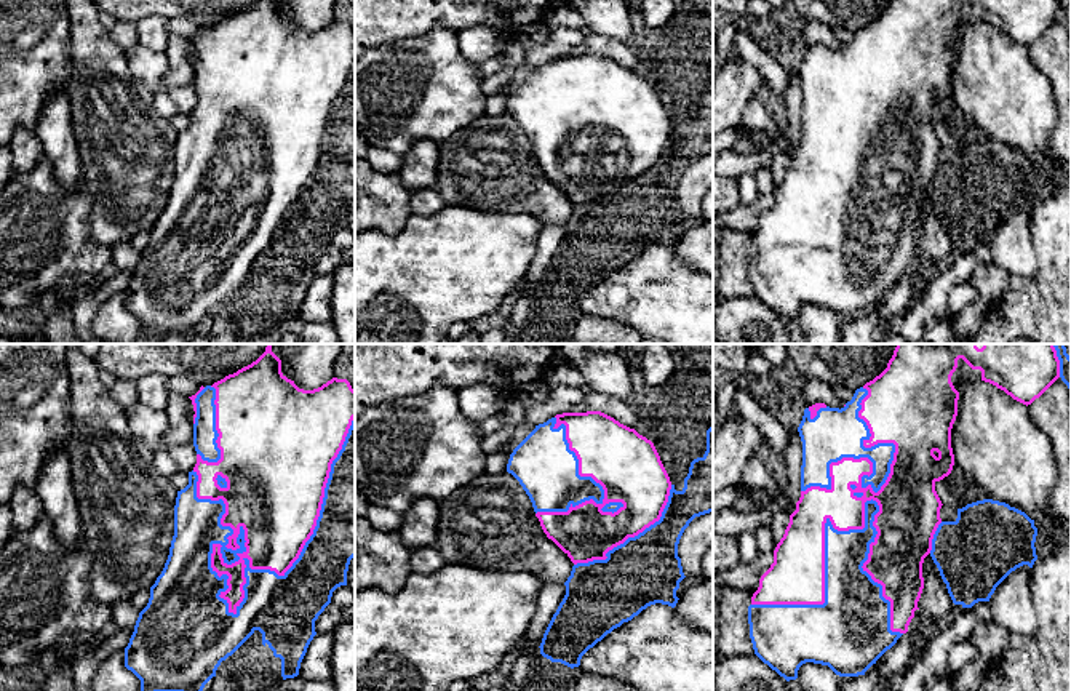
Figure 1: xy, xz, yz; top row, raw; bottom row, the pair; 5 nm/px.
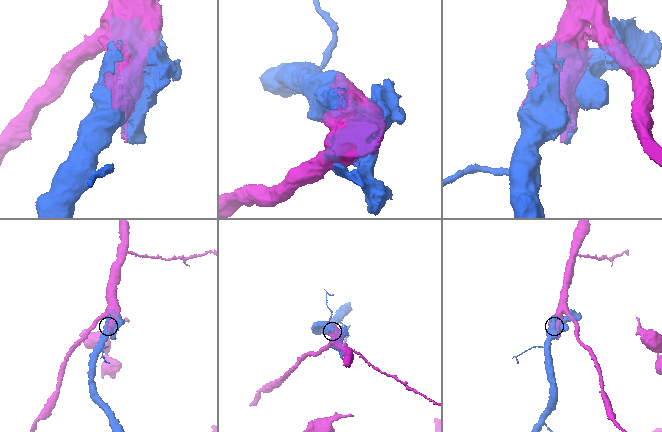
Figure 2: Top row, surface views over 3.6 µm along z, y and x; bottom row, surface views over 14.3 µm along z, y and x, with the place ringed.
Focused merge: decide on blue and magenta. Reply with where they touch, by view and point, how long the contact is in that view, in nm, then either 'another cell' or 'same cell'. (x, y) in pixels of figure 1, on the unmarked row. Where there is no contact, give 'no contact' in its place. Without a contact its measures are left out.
xy (309, 181) | 1150 nm | same cell

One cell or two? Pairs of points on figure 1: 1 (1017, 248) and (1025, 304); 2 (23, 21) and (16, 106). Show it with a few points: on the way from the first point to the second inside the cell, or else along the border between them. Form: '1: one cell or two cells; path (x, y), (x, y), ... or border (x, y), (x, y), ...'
1: two cells; border (1031, 240), (1036, 272), (1031, 277), (1012, 277)
2: one cell; path (16, 42), (16, 85)

